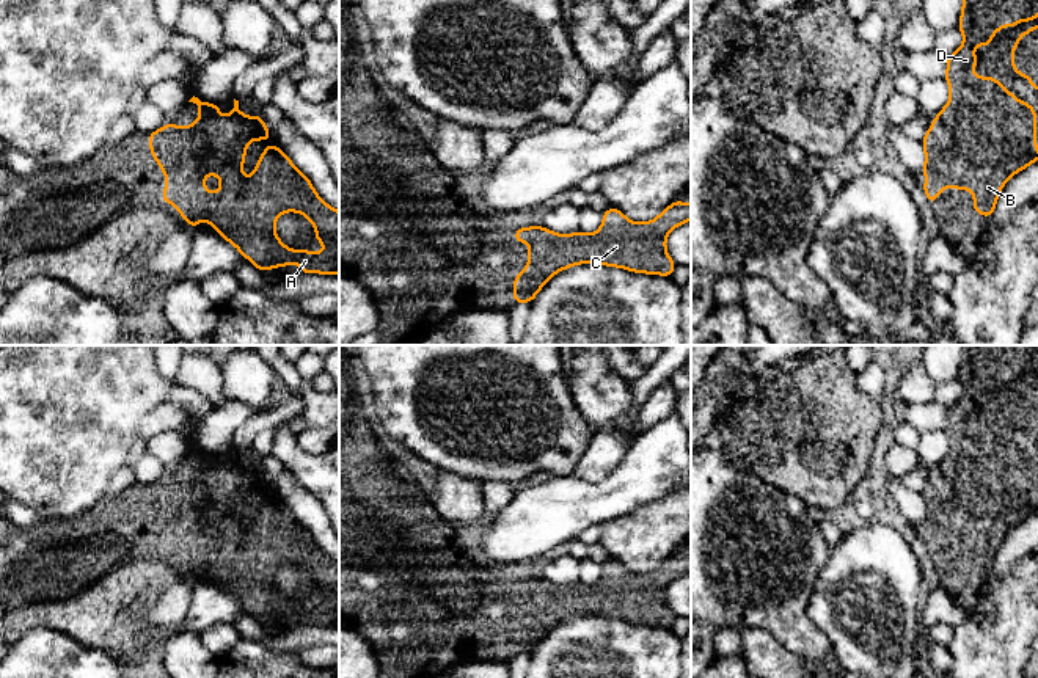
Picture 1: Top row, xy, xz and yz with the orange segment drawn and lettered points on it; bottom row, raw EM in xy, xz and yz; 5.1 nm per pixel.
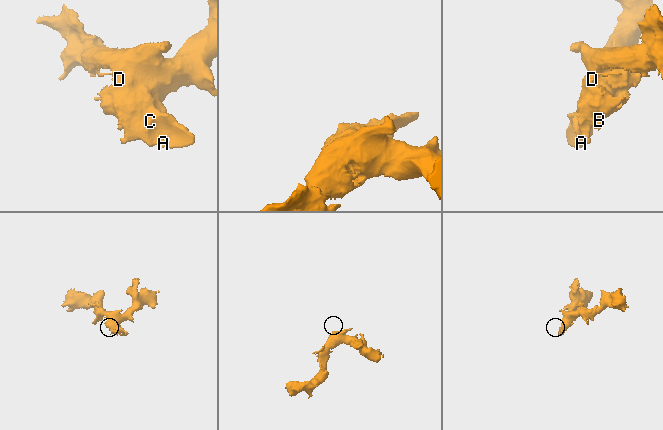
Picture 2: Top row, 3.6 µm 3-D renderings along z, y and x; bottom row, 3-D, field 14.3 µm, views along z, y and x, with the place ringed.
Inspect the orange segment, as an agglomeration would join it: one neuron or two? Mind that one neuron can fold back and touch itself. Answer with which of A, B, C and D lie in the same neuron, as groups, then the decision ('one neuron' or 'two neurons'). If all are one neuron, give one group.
A B C D; one neuron

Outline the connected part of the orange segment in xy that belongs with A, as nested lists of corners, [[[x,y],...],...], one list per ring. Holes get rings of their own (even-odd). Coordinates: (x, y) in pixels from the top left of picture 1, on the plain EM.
[[[195,447],[188,454],[199,458],[198,472],[188,479],[166,474],[160,482],[149,485],[152,508],[168,529],[160,554],[173,554],[181,568],[190,574],[190,582],[207,571],[261,623],[298,614],[302,625],[339,626],[339,563],[320,551],[311,532],[295,519],[291,510],[276,496],[270,496],[256,513],[254,524],[248,530],[242,526],[247,496],[254,491],[269,491],[272,487],[262,466],[243,468],[236,450],[228,469],[220,466],[217,455],[201,454]],[[207,526],[220,529],[221,538],[217,545],[206,541]],[[283,563],[305,567],[316,581],[314,593],[322,593],[325,603],[289,601],[275,585],[275,574]]]

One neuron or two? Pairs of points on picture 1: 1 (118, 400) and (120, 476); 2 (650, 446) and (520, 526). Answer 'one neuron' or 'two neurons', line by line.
1: two neurons
2: one neuron

